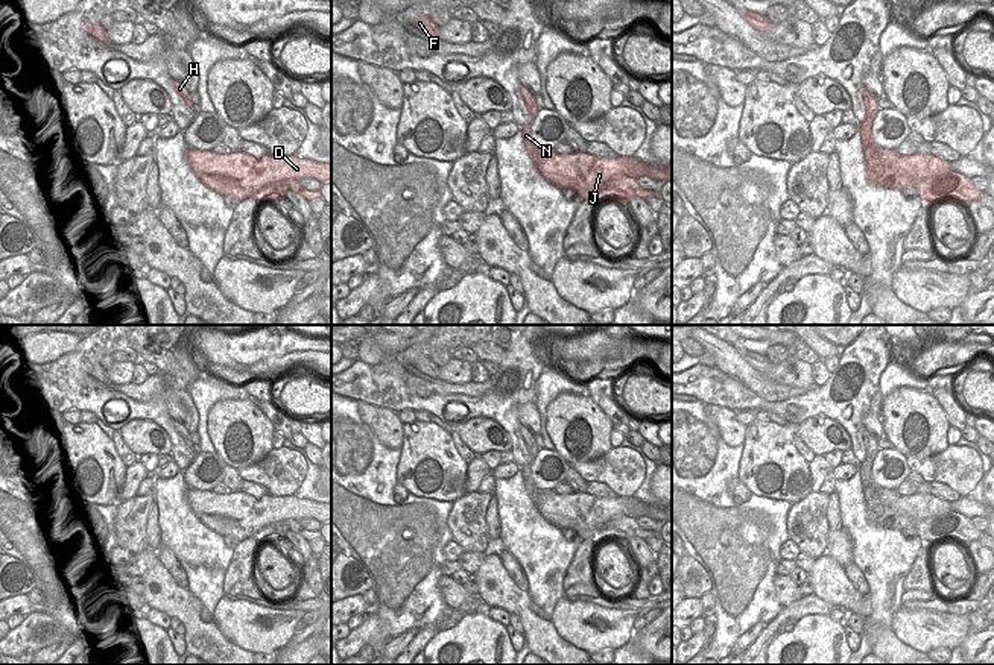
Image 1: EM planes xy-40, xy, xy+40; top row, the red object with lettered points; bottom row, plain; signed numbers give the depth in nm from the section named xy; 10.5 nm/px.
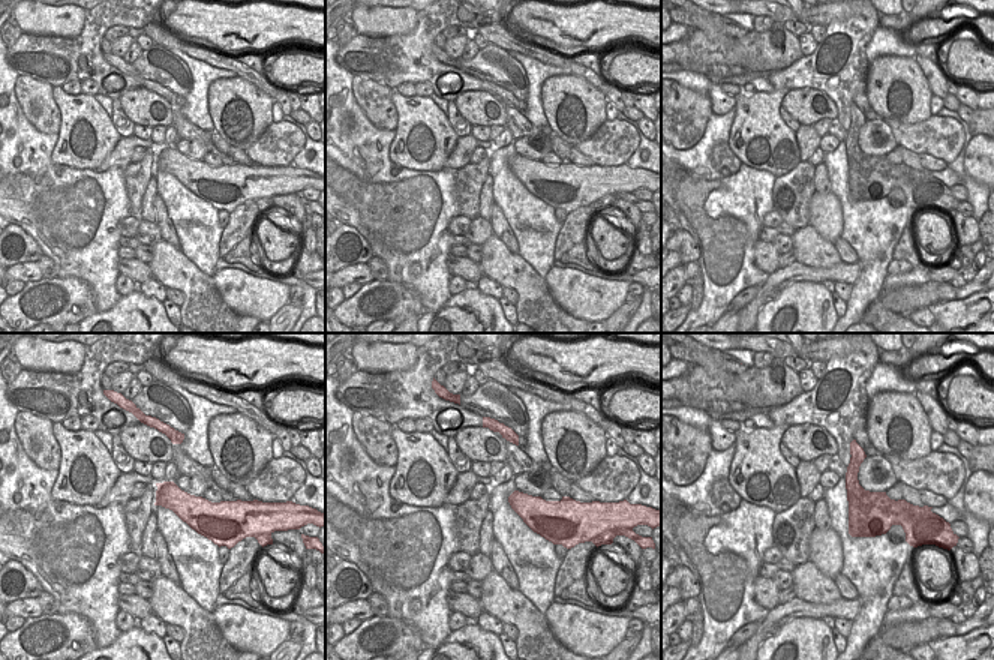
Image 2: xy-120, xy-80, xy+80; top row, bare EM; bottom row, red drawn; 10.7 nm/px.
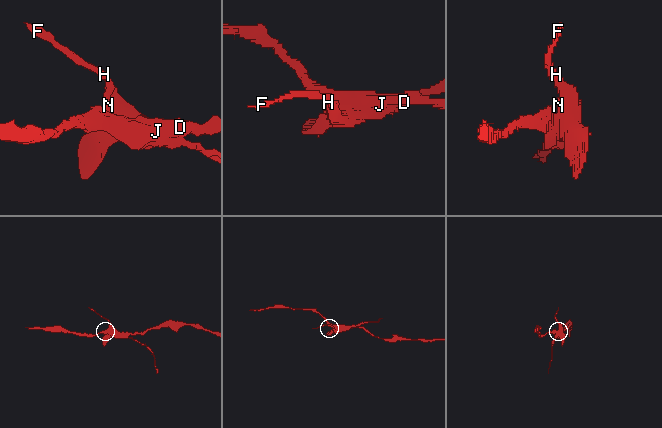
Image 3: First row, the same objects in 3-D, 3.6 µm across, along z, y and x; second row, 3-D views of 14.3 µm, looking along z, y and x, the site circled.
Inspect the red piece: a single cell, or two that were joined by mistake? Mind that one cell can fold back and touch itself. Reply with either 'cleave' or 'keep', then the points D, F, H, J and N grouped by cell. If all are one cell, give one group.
cleave; D / F H J N

